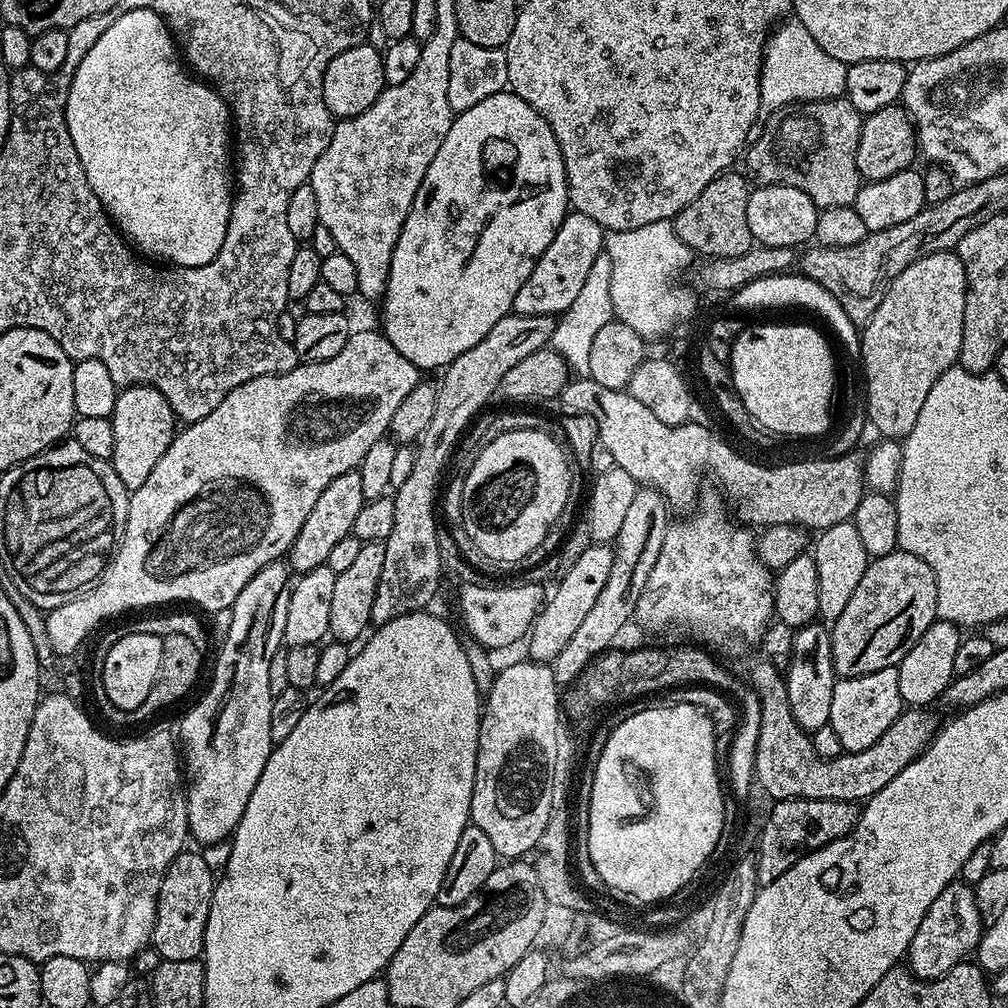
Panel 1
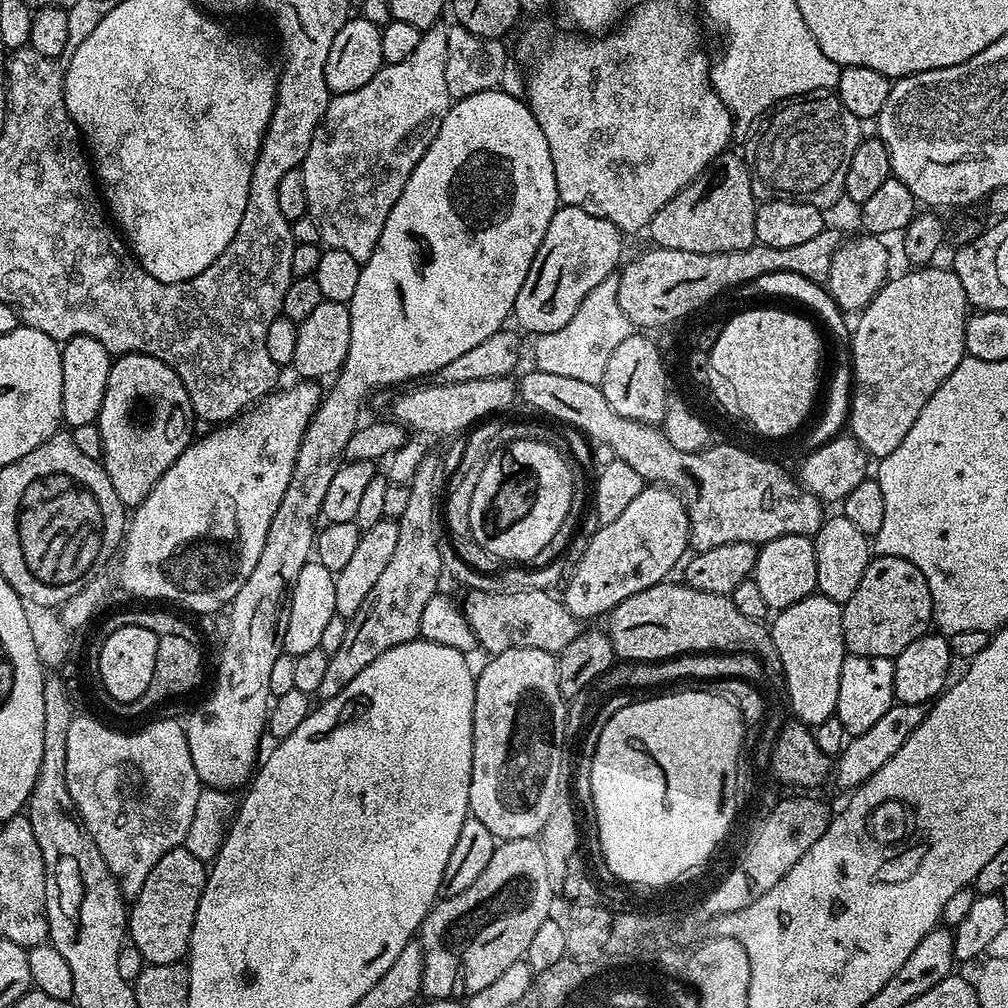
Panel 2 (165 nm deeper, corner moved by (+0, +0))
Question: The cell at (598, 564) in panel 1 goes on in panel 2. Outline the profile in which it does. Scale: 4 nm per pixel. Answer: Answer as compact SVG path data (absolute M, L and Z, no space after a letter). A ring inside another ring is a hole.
M644 487L638 498L634 498L634 502L630 502L618 518L614 518L614 522L602 524L590 536L582 560L562 589L566 610L570 610L570 614L581 622L592 620L595 616L607 617L612 608L630 598L630 594L638 594L667 581L672 567L685 559L684 551L689 551L689 548L690 526L683 500L671 488Z

